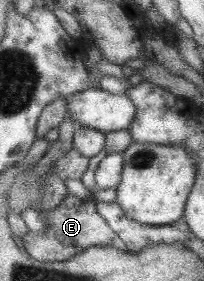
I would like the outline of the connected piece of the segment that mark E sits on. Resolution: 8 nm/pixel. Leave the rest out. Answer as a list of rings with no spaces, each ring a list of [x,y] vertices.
[[[65,191],[62,194],[62,199],[63,201],[55,209],[42,211],[45,214],[42,232],[27,230],[23,235],[23,249],[29,258],[37,261],[65,261],[92,246],[111,247],[128,252],[125,243],[97,214],[95,200],[84,201]]]

